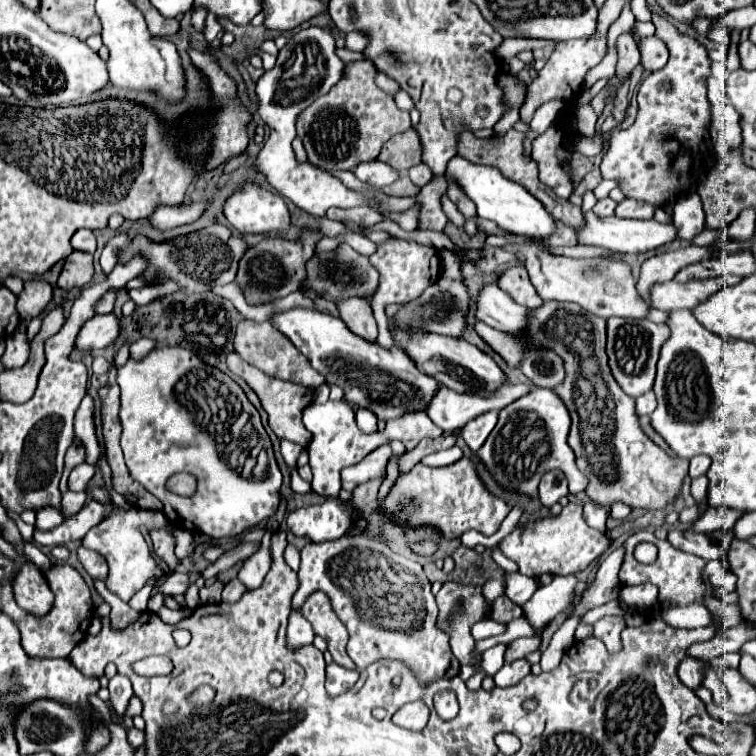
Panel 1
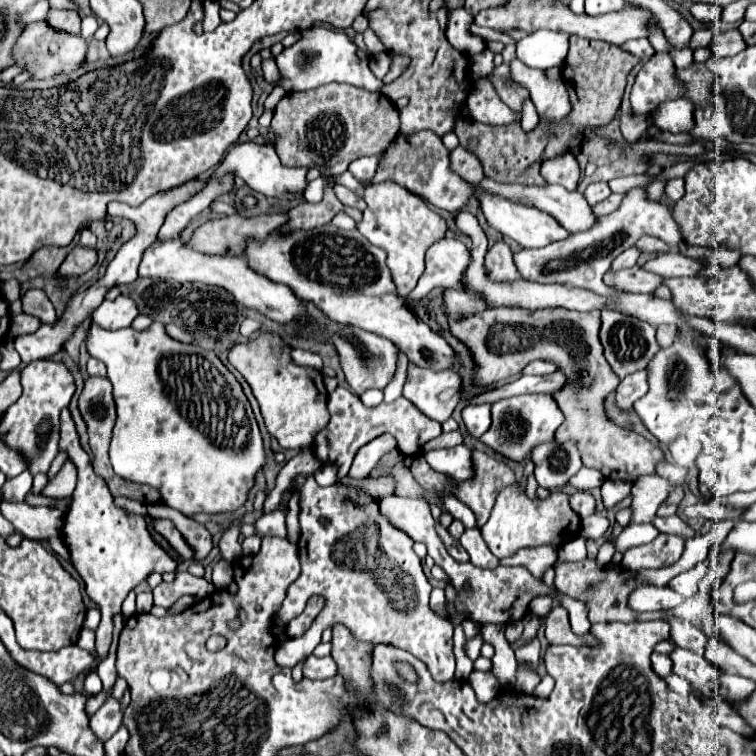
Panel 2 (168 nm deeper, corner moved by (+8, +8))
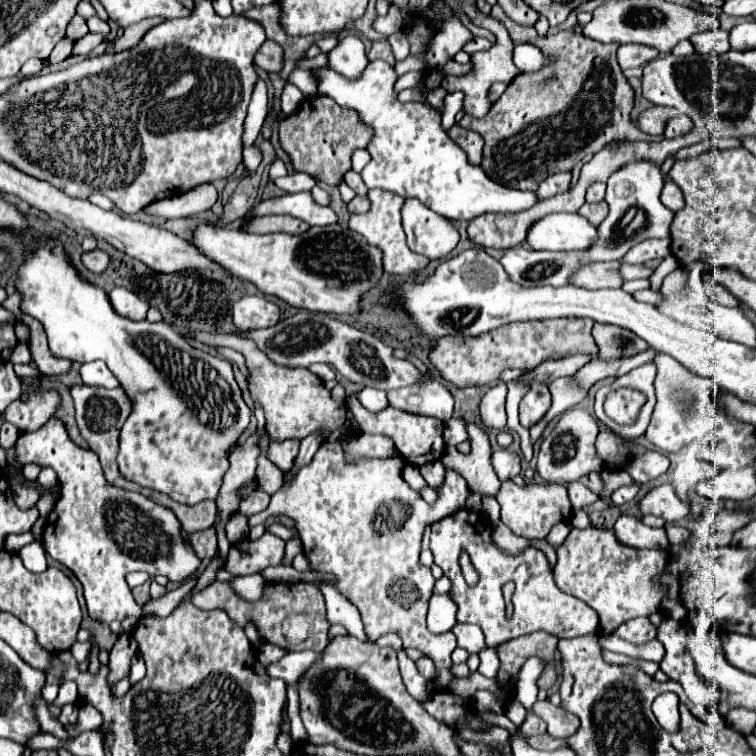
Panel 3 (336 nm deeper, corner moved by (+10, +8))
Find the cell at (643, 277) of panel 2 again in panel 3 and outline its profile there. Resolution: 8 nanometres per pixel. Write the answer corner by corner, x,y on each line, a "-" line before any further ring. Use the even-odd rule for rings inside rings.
621,261
591,263
579,269
573,275
571,283
577,287
585,287
585,289
619,289
623,285
619,267
621,267

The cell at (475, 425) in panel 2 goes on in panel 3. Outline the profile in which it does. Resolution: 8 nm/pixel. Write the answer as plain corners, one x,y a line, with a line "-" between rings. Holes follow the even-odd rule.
499,383
497,387
491,387
485,397
481,399
479,405
479,413
481,413
481,421
485,427
489,429
497,429
503,431
507,425
507,415
505,415
505,383

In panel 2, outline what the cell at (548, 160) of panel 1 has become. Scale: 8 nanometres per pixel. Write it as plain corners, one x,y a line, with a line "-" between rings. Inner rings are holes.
567,153
551,161
545,161
541,165
541,177
547,183
557,183
563,185
567,191
575,191
579,183
579,165
575,161
575,155

